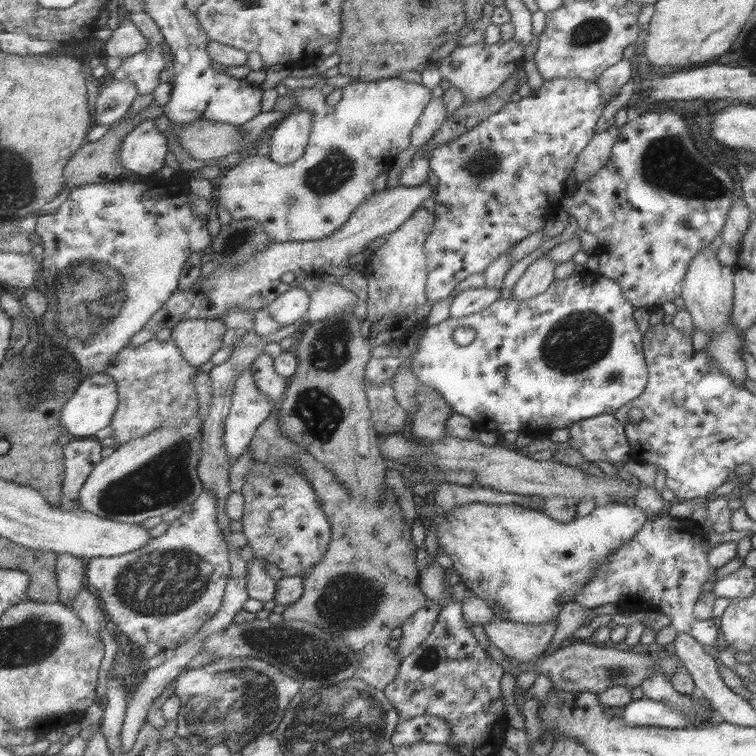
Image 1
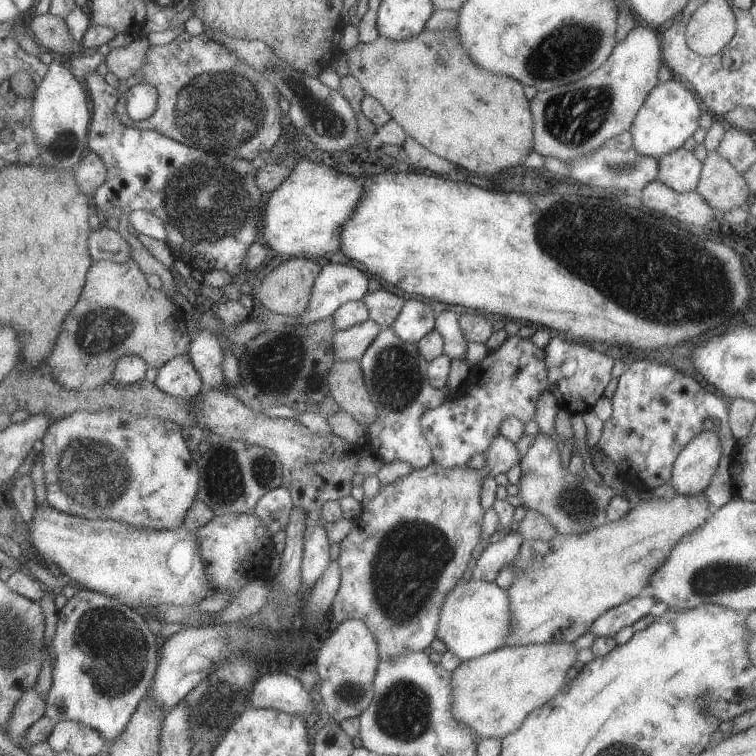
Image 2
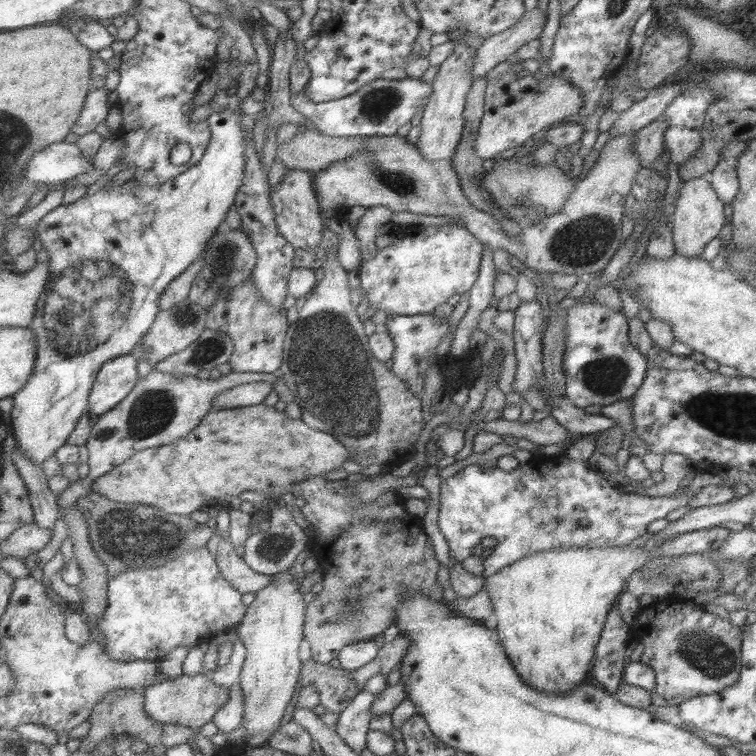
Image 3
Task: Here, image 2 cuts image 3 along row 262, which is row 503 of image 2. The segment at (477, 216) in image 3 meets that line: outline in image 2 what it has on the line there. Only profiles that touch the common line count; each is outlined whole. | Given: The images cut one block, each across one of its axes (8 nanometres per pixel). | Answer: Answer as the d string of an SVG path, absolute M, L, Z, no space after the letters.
M541 431L534 434L531 445L518 464L520 481L517 496L522 500L521 506L543 514L559 535L581 534L603 526L608 521L605 518L605 507L615 495L615 490L595 486L587 476L581 478L571 474L567 468L564 469L558 446L549 435Z

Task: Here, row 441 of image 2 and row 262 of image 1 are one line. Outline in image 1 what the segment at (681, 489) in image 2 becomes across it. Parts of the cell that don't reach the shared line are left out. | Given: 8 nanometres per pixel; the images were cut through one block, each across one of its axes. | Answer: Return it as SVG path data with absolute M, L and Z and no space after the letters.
M701 248L689 262L681 284L681 294L685 310L689 312L695 329L707 332L711 339L705 343L705 352L717 362L717 368L732 379L737 386L743 386L745 364L741 359L739 348L743 347L742 334L731 327L731 306L733 306L733 267L724 267L715 256L715 250Z

